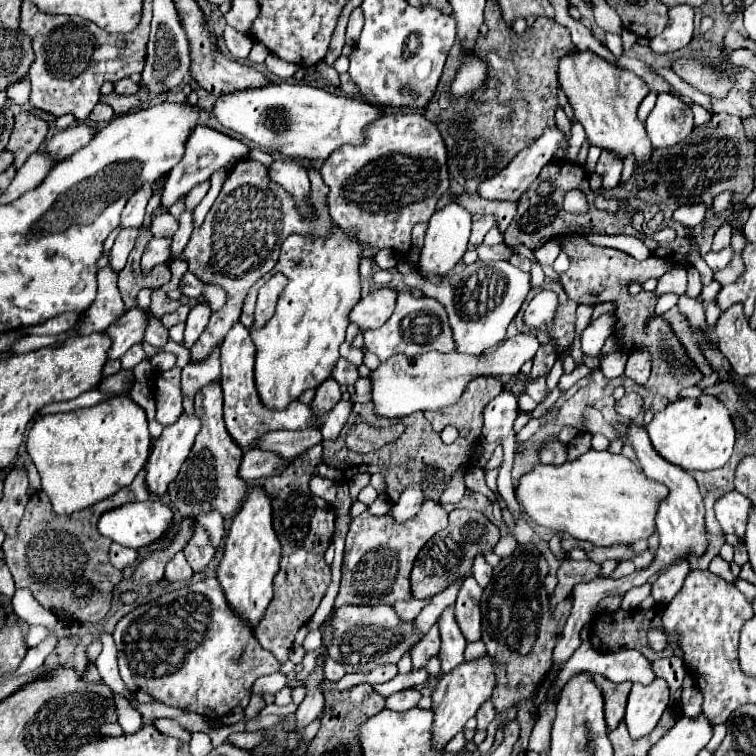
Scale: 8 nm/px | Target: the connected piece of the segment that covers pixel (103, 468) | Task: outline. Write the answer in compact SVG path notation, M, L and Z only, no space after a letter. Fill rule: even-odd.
M114 396L90 408L78 408L72 412L46 414L36 418L28 430L26 450L34 466L38 468L42 490L48 494L54 510L58 514L70 514L98 500L104 500L120 488L128 486L147 463L151 441L146 412L130 396Z

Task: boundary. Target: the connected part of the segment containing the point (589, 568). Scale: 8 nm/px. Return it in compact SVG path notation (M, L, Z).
M566 560L558 570L558 586L550 596L550 606L554 608L556 604L560 604L578 582L590 582L596 578L600 578L600 564L592 560L584 560L584 562Z

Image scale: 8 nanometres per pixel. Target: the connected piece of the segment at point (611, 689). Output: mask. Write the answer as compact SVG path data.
M594 674L594 684L600 688L604 696L604 714L606 714L608 730L614 730L624 718L624 708L626 708L632 684L630 682L614 684L612 680L606 680L606 676L602 674Z

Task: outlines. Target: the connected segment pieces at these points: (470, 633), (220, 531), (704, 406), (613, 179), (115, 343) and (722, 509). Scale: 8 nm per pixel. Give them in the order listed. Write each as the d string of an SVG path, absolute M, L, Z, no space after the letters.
M466 576L454 604L454 616L468 642L480 638L480 620L482 620L480 598L482 598L482 588L476 584L472 576Z
M210 512L210 514L202 514L202 516L196 516L194 518L200 526L204 526L204 530L208 532L208 538L210 538L210 544L214 548L220 546L226 530L224 530L224 520L222 516L218 516L218 512Z
M708 394L698 398L682 398L668 404L662 412L658 412L652 418L646 430L656 452L668 462L682 466L688 472L722 468L730 460L736 440L736 430L728 408L716 396Z
M602 150L598 162L596 162L596 172L604 176L602 188L614 188L620 182L622 176L622 160L614 160L606 150Z
M132 308L130 312L126 312L120 320L116 320L106 334L112 336L112 348L108 350L110 358L120 358L130 346L138 344L144 340L144 332L146 332L146 324L150 322L150 312L146 308Z
M736 490L720 496L718 502L714 504L714 512L716 512L716 520L720 522L724 534L744 536L750 508L752 508L752 502L746 500L746 496L742 496Z

